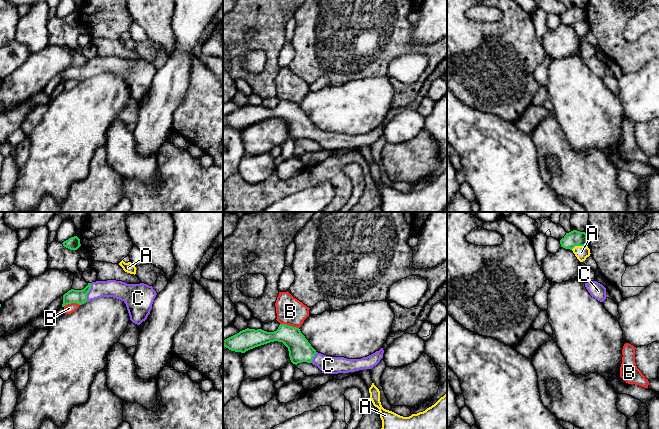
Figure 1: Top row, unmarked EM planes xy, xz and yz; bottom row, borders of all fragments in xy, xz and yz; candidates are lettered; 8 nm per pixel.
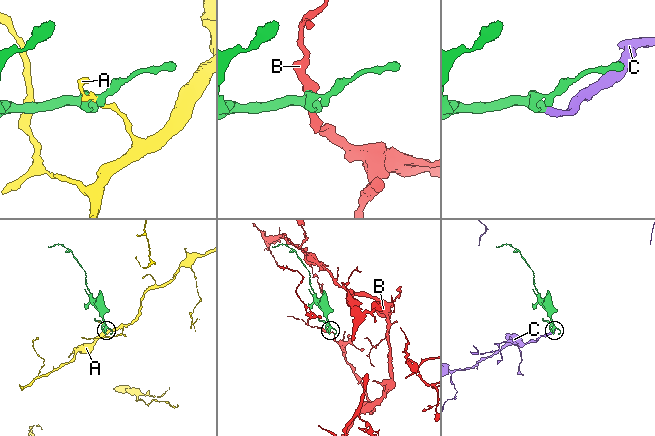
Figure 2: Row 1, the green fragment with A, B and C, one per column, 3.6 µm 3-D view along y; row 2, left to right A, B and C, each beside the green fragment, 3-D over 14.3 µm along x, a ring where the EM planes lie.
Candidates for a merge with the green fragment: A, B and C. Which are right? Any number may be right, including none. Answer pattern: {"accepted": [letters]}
{"accepted": ["C"]}

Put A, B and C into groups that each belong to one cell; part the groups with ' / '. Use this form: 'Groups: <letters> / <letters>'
Groups: A / B / C

